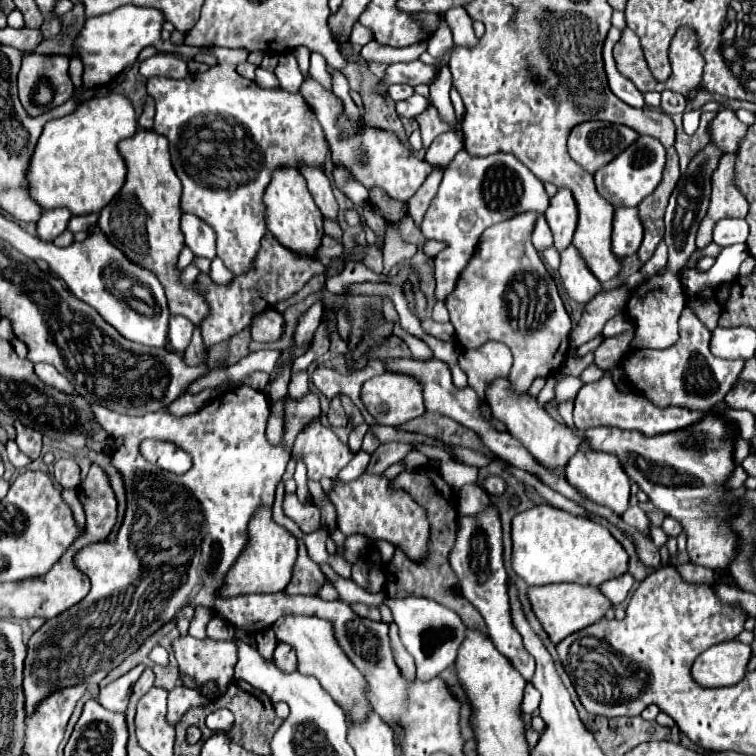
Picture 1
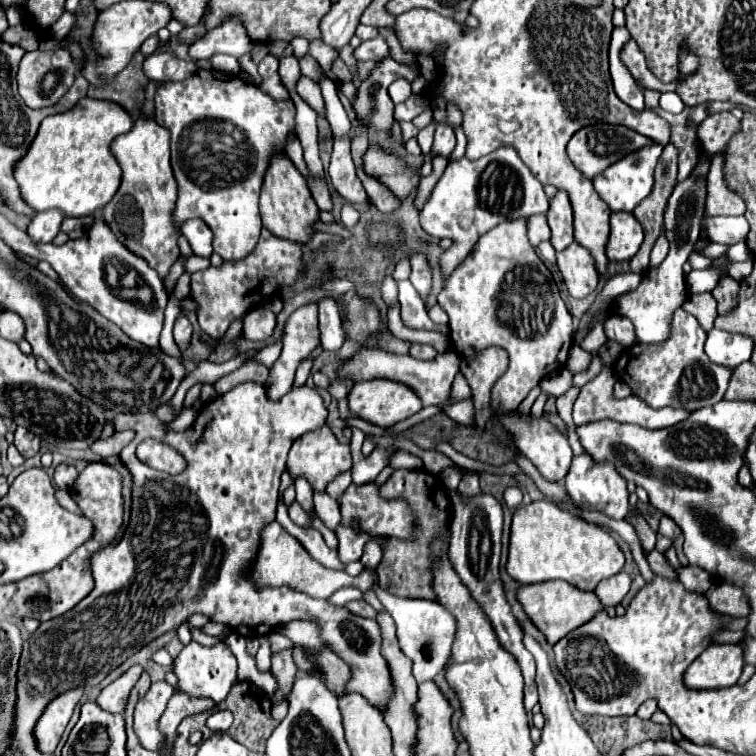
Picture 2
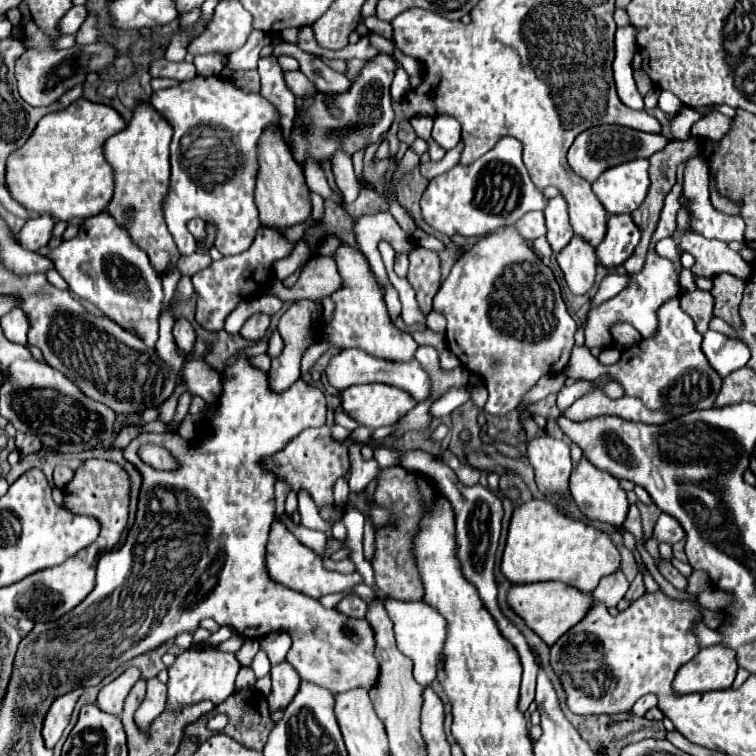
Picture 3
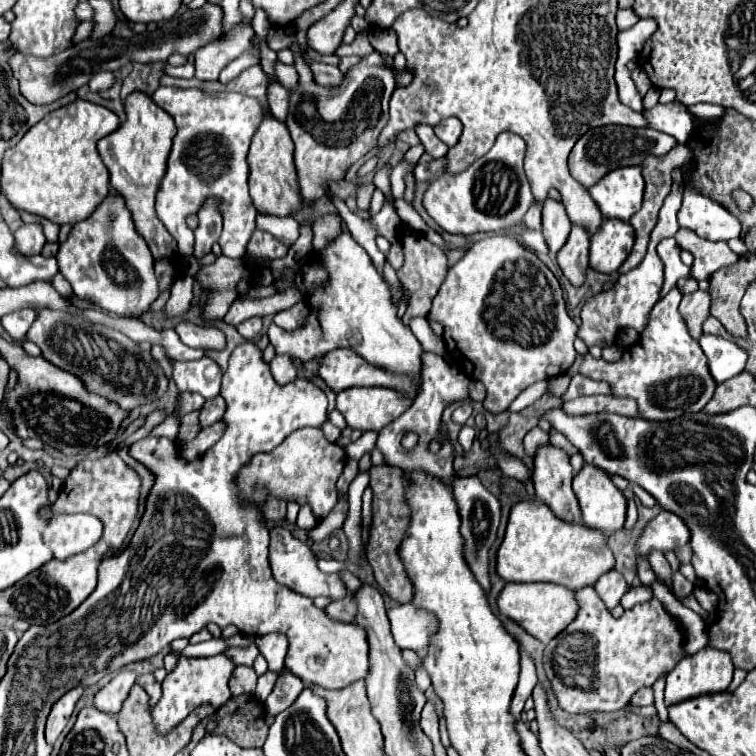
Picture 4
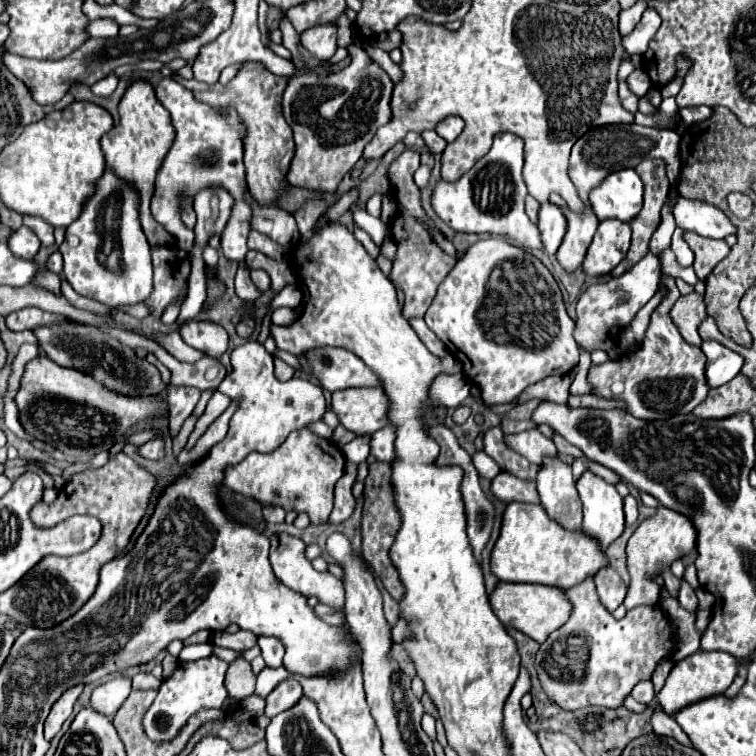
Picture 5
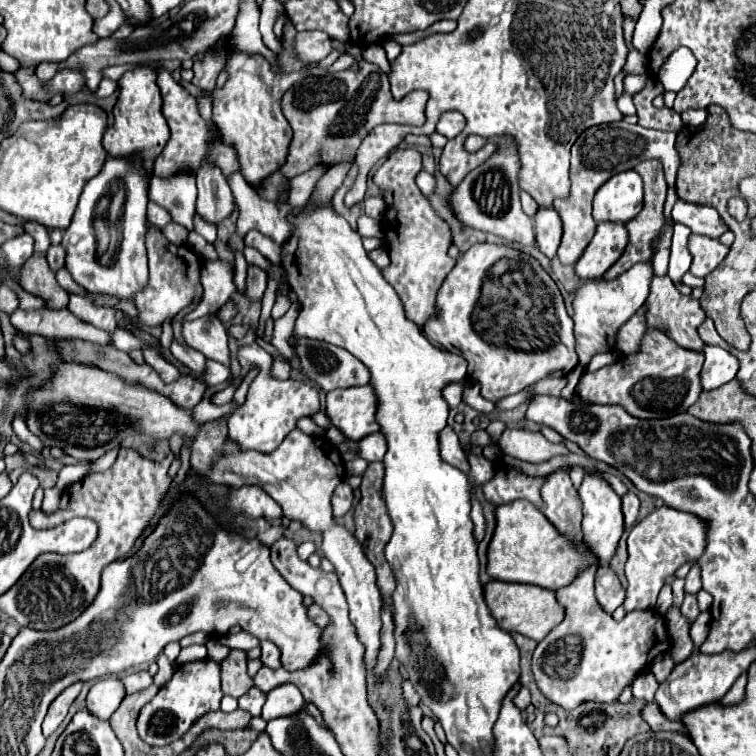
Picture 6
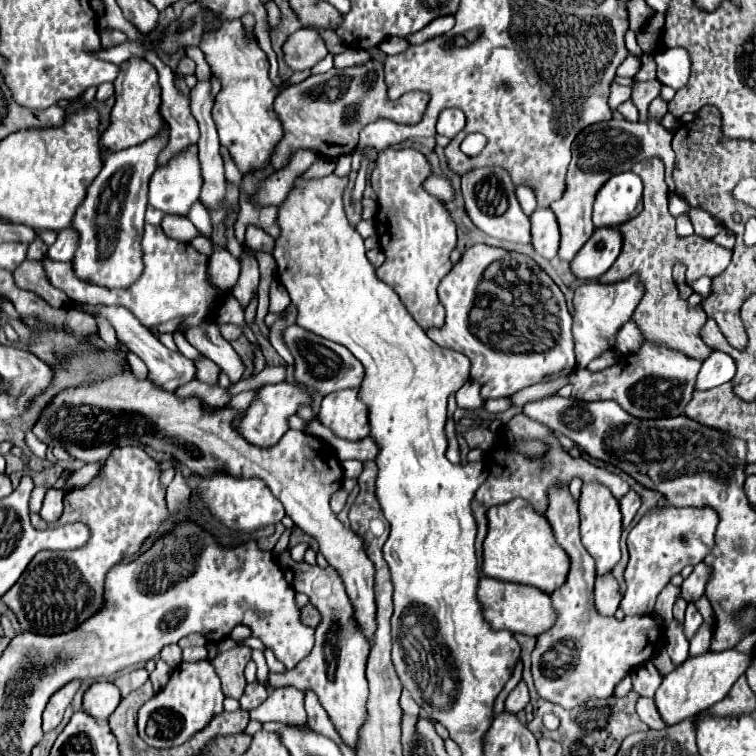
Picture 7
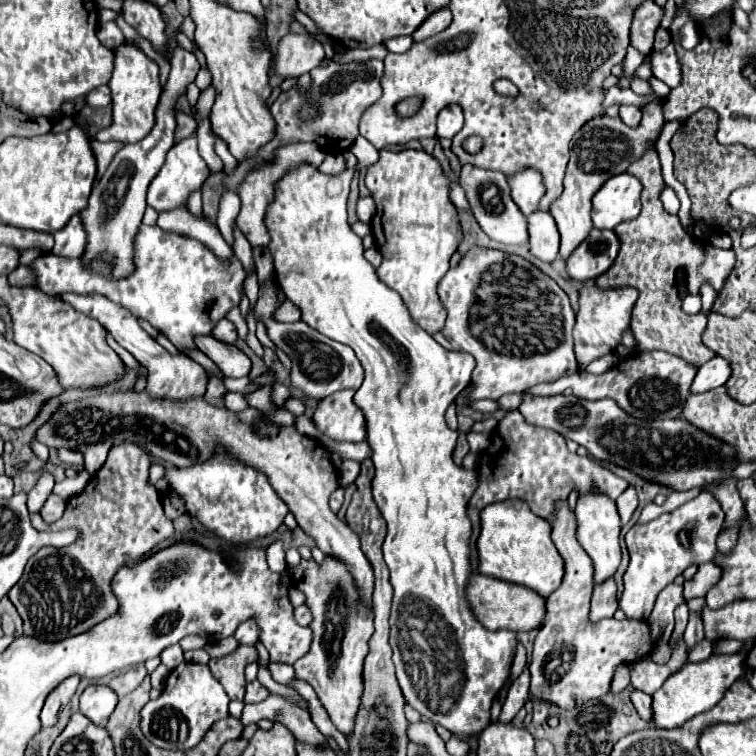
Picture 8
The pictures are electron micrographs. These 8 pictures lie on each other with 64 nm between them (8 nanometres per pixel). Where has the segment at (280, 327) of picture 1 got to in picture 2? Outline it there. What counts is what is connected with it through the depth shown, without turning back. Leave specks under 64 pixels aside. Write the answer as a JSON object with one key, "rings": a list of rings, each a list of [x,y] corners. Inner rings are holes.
{"rings":[[[258,306],[252,312],[248,312],[248,316],[244,320],[242,334],[248,340],[264,342],[266,338],[272,336],[274,328],[276,328],[276,314],[264,306]]]}

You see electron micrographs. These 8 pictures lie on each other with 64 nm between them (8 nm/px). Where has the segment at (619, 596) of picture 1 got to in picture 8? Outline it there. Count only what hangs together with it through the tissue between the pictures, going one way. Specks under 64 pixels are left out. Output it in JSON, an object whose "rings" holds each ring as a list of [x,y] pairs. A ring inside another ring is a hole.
{"rings":[[[608,578],[608,580],[604,580],[602,584],[596,584],[596,586],[594,586],[590,620],[592,620],[592,622],[598,622],[598,620],[602,620],[602,618],[612,618],[616,610],[618,610],[616,582],[614,582],[614,578]]]}

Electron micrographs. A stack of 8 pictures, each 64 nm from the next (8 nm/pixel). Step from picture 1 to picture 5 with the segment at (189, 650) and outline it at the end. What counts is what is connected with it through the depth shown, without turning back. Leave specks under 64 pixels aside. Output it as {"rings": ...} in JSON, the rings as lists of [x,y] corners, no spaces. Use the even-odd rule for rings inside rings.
{"rings":[[[208,656],[194,662],[180,664],[170,678],[166,678],[160,686],[160,692],[150,706],[150,710],[144,716],[144,730],[148,738],[164,742],[172,740],[182,726],[188,722],[188,718],[198,712],[200,708],[222,708],[224,700],[228,698],[228,692],[224,688],[224,676],[228,670],[228,662],[220,660],[218,656]]]}

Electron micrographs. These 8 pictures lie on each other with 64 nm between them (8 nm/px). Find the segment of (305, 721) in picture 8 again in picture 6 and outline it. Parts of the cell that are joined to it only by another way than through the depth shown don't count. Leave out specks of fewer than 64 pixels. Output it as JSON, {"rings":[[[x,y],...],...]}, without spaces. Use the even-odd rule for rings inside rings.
{"rings":[[[294,684],[278,686],[272,692],[268,692],[266,704],[262,708],[262,718],[272,720],[272,718],[278,718],[278,716],[294,714],[294,712],[300,710],[302,704],[304,704],[302,692]]]}

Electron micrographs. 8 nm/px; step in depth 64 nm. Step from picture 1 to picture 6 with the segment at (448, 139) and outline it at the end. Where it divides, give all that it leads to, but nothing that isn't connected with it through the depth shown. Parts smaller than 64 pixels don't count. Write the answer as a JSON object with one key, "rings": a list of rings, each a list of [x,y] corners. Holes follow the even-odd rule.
{"rings":[[[446,112],[446,114],[442,114],[442,118],[436,126],[436,132],[440,132],[446,138],[456,138],[462,132],[464,124],[466,124],[466,120],[460,112]]]}

